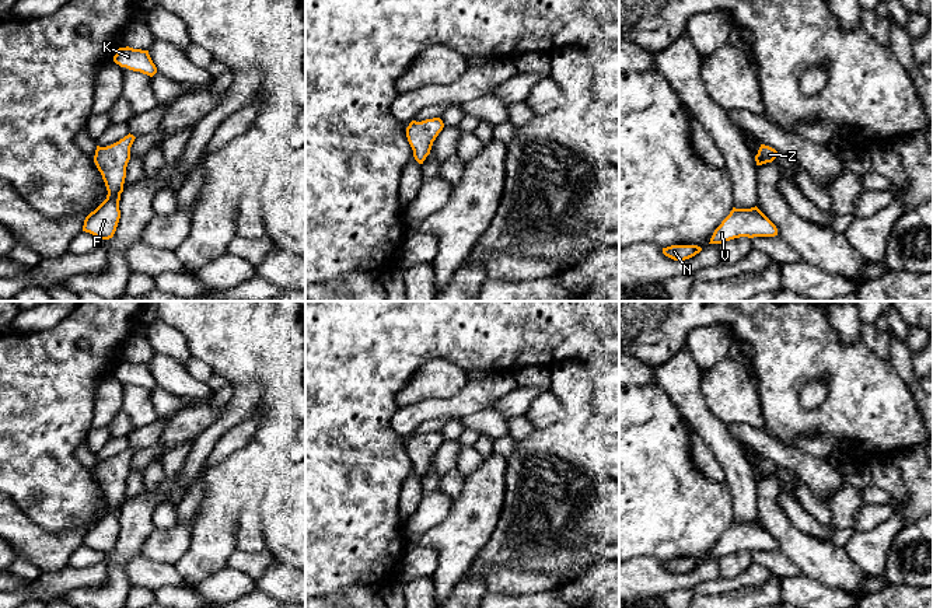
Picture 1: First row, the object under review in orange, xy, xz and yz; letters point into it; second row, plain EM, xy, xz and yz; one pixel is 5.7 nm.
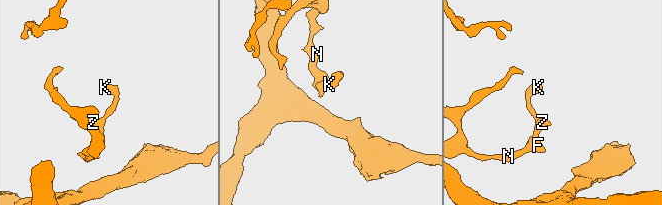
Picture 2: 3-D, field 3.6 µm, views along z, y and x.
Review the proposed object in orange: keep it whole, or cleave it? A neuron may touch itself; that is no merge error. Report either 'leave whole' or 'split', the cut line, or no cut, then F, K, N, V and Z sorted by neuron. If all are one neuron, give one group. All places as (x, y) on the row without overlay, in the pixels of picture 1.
leave whole; no cut; F K N V Z

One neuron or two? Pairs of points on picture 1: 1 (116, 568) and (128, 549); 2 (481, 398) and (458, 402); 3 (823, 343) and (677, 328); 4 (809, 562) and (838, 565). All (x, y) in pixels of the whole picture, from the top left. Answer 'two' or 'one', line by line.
1: one
2: one
3: one
4: one

